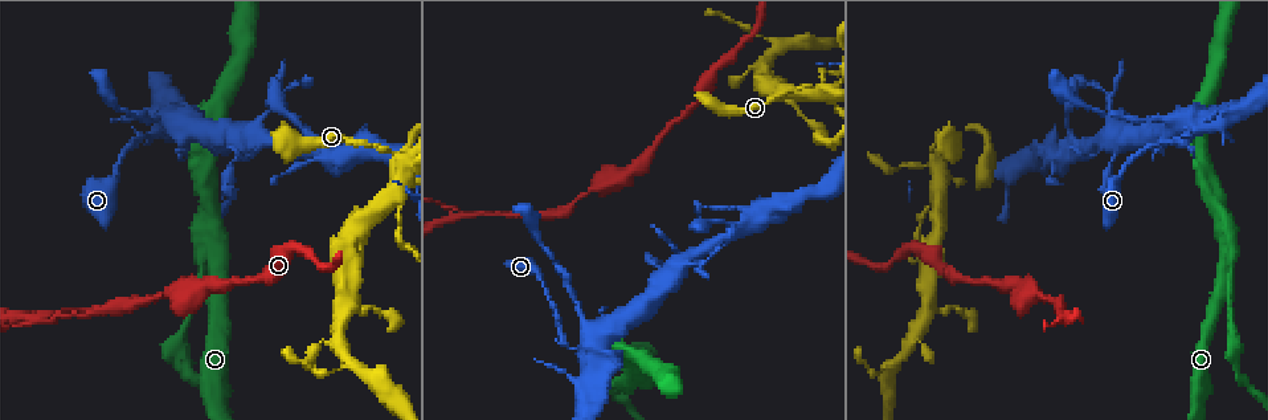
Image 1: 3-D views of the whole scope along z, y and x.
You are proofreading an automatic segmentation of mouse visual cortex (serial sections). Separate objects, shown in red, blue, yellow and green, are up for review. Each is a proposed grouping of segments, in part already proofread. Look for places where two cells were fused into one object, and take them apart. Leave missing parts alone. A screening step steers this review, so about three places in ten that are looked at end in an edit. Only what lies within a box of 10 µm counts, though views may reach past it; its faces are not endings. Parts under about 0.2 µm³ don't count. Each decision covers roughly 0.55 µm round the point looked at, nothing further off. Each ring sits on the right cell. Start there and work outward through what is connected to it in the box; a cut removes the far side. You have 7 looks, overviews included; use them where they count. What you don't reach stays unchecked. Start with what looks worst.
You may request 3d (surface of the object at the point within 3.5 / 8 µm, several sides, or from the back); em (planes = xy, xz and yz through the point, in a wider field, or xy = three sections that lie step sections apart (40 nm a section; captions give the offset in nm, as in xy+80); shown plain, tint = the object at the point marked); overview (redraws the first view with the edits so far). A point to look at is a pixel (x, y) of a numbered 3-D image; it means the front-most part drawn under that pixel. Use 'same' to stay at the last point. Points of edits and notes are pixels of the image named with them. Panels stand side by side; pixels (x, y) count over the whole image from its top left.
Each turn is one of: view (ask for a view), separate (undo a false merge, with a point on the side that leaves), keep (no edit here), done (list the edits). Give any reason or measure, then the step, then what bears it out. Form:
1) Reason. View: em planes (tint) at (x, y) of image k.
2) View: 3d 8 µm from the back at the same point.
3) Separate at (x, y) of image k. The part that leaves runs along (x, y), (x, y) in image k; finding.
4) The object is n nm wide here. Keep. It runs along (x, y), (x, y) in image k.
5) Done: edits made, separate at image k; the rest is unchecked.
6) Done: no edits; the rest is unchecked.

View: 3d 8 µm at (1055, 319) of image 1.

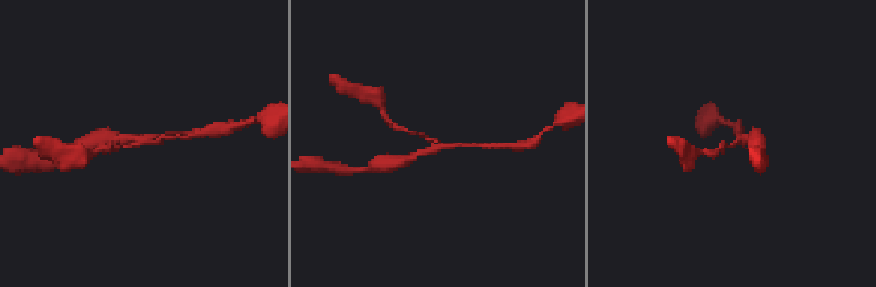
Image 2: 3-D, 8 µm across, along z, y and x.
View: em xy step 1 (tint) at the same point.

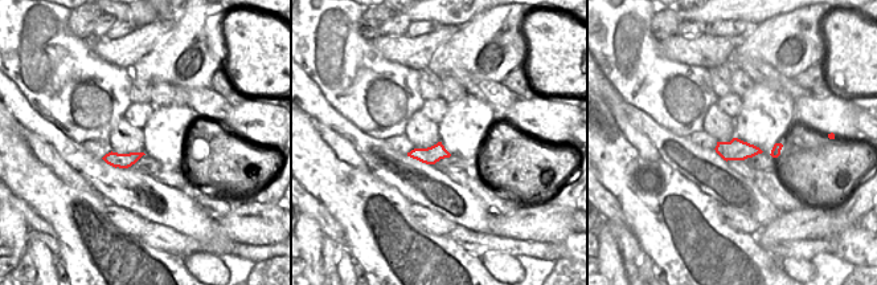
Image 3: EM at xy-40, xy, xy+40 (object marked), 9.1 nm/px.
Keep. It runs along (484, 144), (447, 144), (412, 159) in image 2; one cell here.

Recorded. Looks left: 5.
View: 3d 3.5 µm at (396, 155) of image 1.

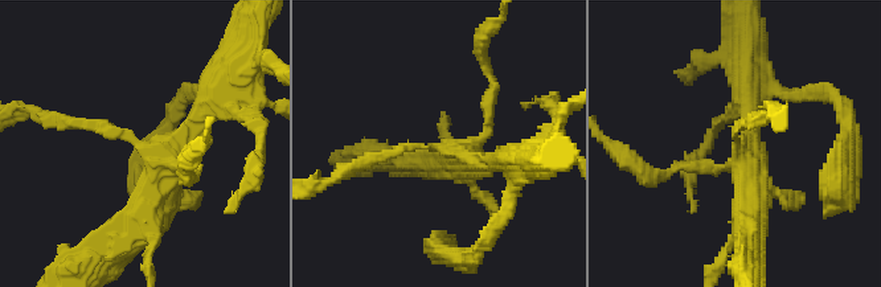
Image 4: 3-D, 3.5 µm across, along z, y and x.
Now the EM. View: em xy step 1 (tint) at (139, 142) of image 4.

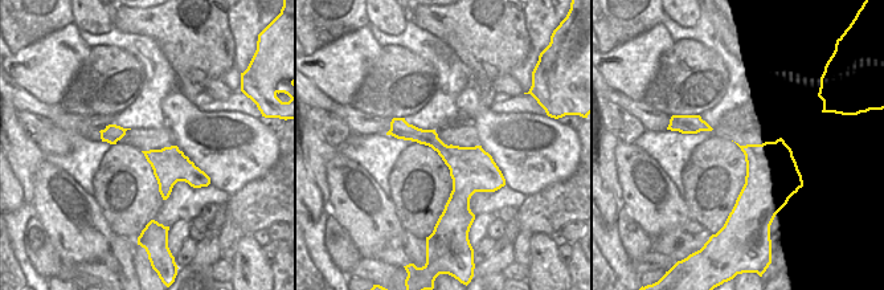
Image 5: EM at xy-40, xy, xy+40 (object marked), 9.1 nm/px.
Keep. It runs along (57, 122), (126, 130), (158, 163), (142, 216) in image 4; continuous, no second cell.

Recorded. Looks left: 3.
Sudden change in width. View: 3d 3.5 µm from the back at (541, 282) of image 1.

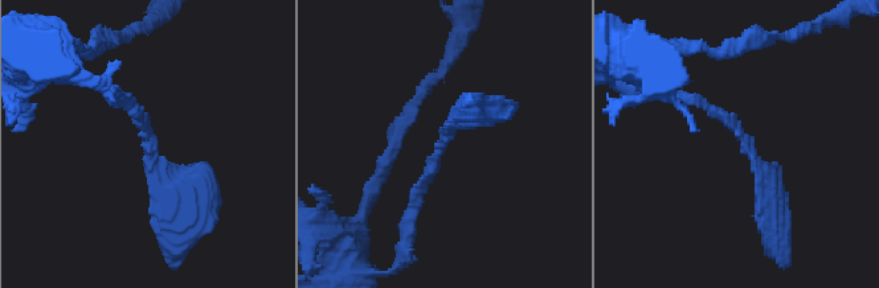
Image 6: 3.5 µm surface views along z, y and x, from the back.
The arms are 150, 350 nm wide; now the EM. View: em planes (tint) at (743, 139) of image 6.

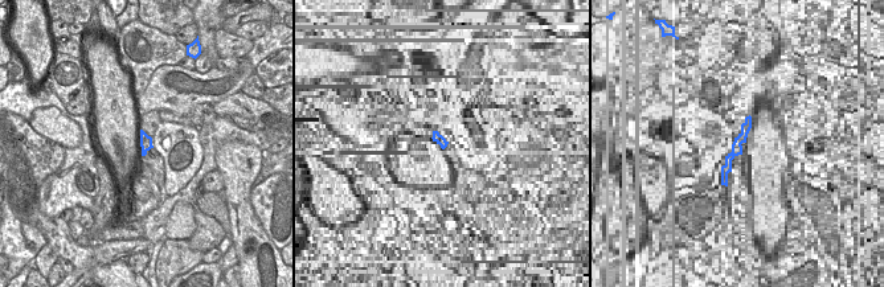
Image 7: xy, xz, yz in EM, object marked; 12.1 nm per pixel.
View: em xy step 3 (tint) at the same point.

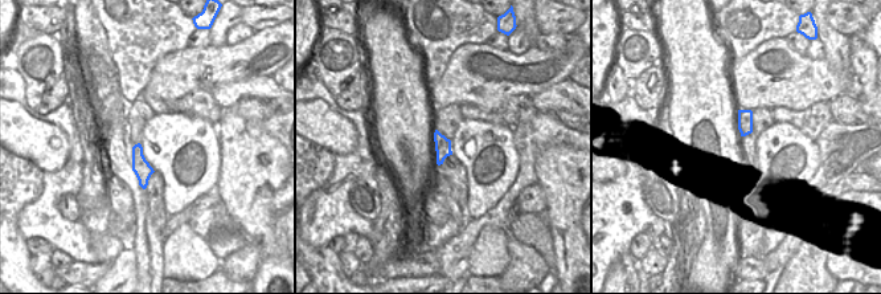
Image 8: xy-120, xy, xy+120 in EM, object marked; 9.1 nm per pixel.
Keep. It runs along (772, 209), (739, 135), (678, 95) in image 6; continuous, no second cell.

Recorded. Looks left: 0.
Done: no edits; the rest is unchecked.

